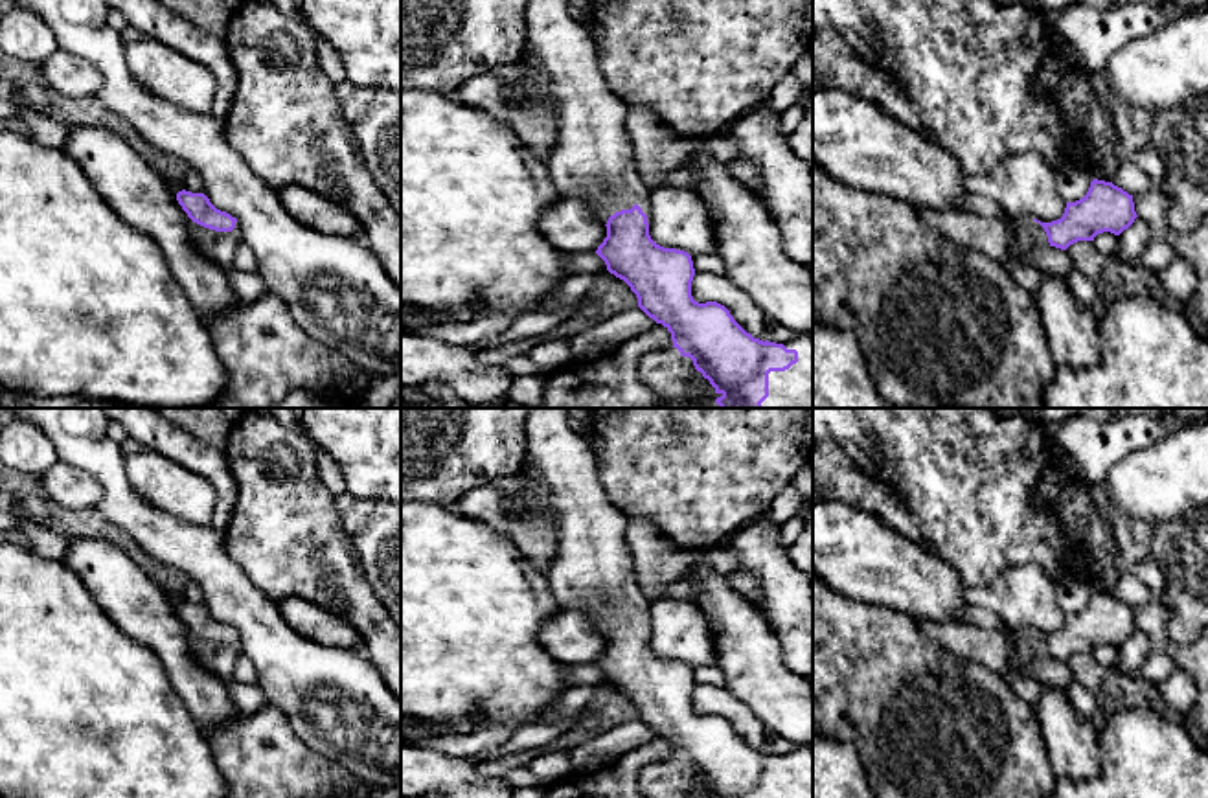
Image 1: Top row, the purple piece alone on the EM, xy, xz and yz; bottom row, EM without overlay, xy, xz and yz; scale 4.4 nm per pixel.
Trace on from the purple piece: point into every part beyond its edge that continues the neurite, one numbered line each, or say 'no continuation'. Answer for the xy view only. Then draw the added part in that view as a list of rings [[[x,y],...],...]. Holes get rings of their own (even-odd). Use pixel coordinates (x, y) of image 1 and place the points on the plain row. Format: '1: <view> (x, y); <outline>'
1: xy (219, 659); [[[188,629],[188,649],[191,658],[210,671],[213,677],[219,677],[224,682],[230,682],[234,677],[234,667],[243,653],[241,638],[235,634],[232,644],[215,644],[193,634]]]

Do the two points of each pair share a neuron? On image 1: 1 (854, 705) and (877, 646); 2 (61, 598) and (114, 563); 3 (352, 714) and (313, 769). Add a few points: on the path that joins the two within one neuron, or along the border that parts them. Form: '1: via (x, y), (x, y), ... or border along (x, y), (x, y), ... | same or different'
1: via (857, 690), (874, 661) | same
2: border along (63, 561), (111, 616) | different
3: border along (289, 725), (309, 747), (359, 776) | different

